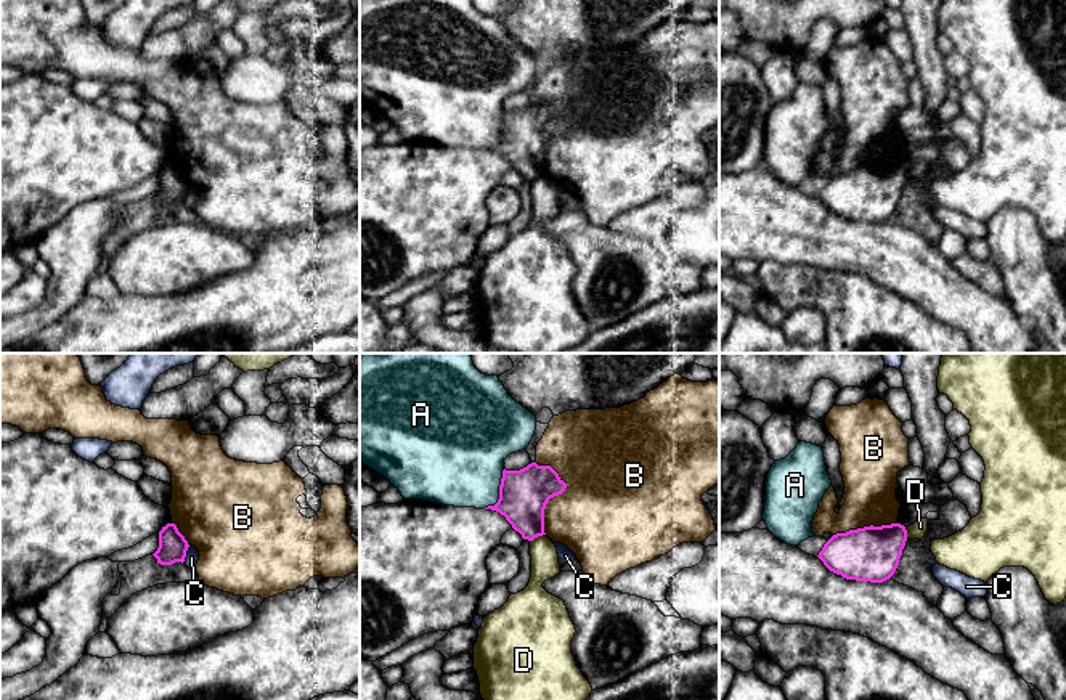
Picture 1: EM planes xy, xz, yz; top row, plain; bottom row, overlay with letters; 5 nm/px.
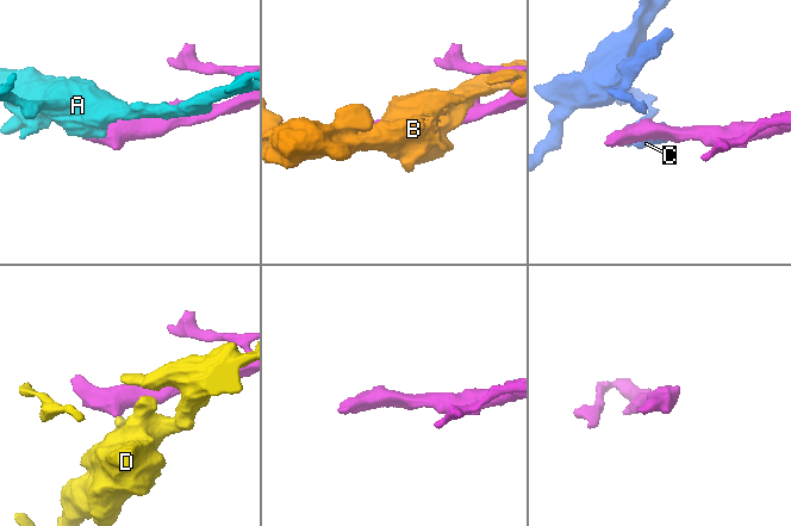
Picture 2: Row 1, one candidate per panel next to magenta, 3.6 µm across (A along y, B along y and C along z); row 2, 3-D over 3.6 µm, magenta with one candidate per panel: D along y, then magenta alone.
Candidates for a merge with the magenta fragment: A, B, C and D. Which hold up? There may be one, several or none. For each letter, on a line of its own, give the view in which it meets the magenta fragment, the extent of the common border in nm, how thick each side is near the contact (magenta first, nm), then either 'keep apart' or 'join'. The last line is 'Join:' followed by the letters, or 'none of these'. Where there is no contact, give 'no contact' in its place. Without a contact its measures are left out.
A: xz | 220 nm | 240/440 nm | keep apart
B: xz | 380 nm | 240/460 nm | keep apart
C: xy | 100 nm | 140/70 nm | keep apart
D: xz | 90 nm | 240/140 nm | keep apart
Join: none of these

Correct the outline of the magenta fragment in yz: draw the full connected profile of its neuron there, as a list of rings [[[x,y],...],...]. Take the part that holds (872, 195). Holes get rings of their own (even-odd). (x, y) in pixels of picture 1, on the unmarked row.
[[[901,164],[870,165],[833,175],[817,197],[846,220],[883,223],[894,215],[905,181]]]

